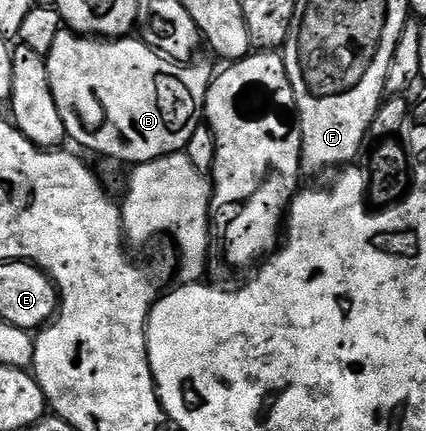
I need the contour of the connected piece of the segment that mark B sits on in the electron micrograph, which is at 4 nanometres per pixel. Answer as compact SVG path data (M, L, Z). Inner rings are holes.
M61 30L58 38L54 38L54 46L50 46L46 59L50 90L54 94L54 106L58 106L58 114L62 114L65 137L100 156L131 162L156 160L171 152L184 152L190 138L202 127L204 99L212 83L214 68L208 64L162 58L159 51L143 39L132 39L81 36L71 30Z

